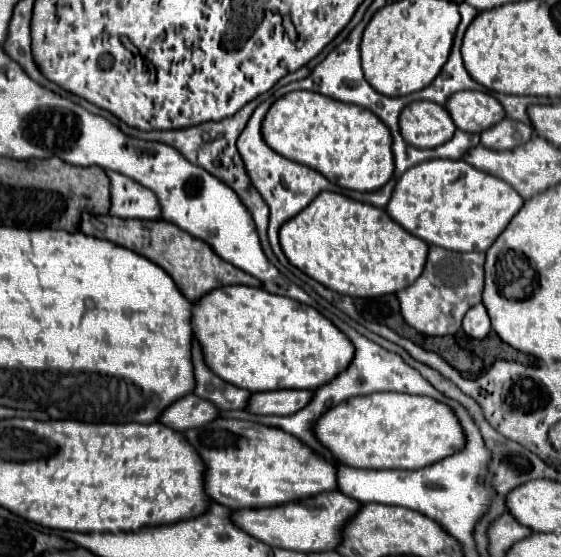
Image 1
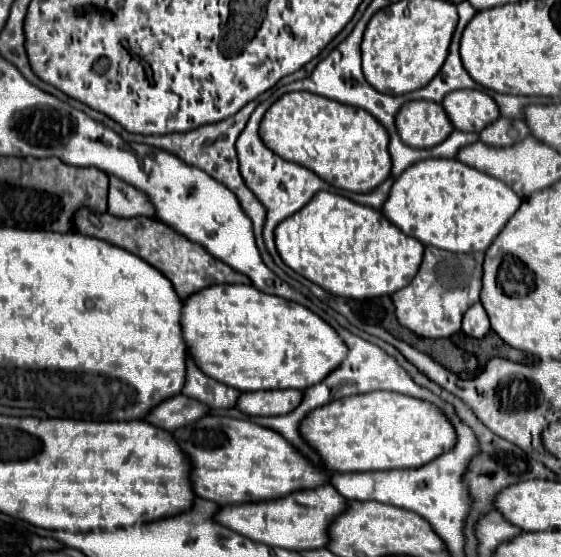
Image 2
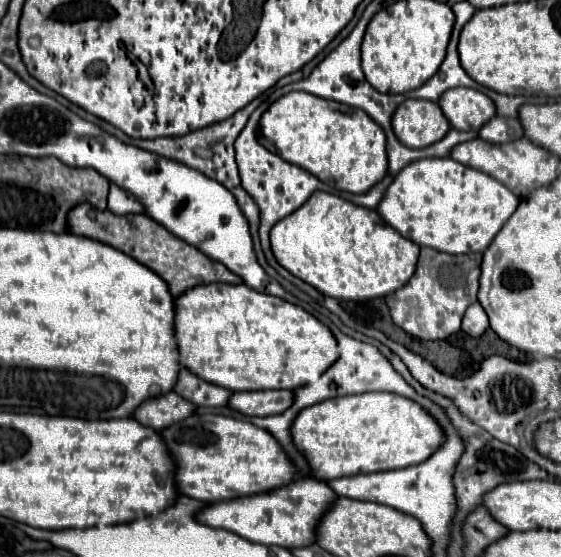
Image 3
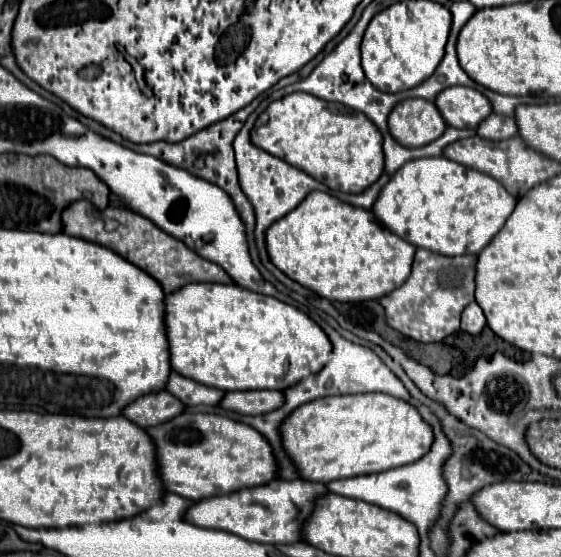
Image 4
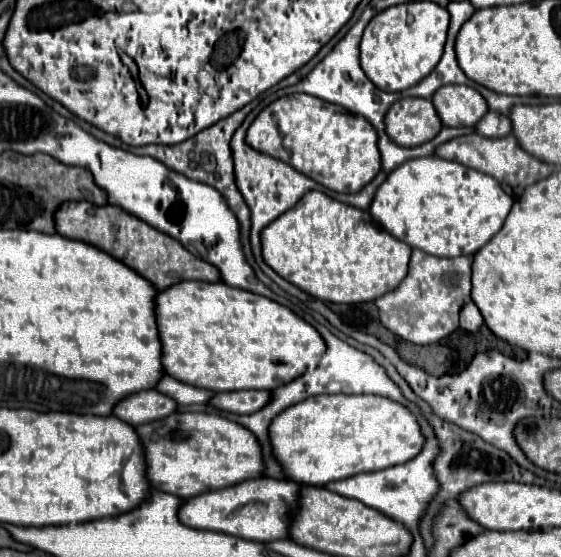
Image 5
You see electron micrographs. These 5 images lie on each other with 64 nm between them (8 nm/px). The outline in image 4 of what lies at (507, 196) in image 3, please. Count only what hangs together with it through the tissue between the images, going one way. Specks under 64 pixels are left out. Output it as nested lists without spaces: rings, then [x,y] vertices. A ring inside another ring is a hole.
[[[440,156],[410,160],[408,164],[404,164],[404,168],[396,170],[388,184],[380,190],[378,200],[372,206],[372,214],[382,226],[386,226],[396,236],[408,240],[416,248],[428,248],[430,252],[442,256],[460,256],[468,252],[478,254],[500,232],[514,206],[516,198],[512,198],[498,180]]]

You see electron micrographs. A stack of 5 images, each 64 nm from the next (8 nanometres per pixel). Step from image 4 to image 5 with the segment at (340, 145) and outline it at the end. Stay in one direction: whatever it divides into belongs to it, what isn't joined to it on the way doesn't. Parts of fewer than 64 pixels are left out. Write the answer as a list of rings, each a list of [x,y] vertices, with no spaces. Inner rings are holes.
[[[308,94],[278,98],[256,116],[246,132],[250,148],[294,166],[334,192],[358,192],[380,172],[376,142],[376,130],[368,120]]]

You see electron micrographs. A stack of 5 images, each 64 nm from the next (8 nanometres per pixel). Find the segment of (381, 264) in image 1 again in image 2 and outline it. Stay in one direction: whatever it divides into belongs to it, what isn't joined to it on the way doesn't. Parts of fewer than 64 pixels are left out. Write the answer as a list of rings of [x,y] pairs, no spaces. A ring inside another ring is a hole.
[[[324,190],[300,208],[296,216],[282,220],[276,226],[274,240],[286,266],[328,294],[354,300],[388,296],[404,288],[416,276],[424,254],[424,246],[402,234],[380,210]]]

